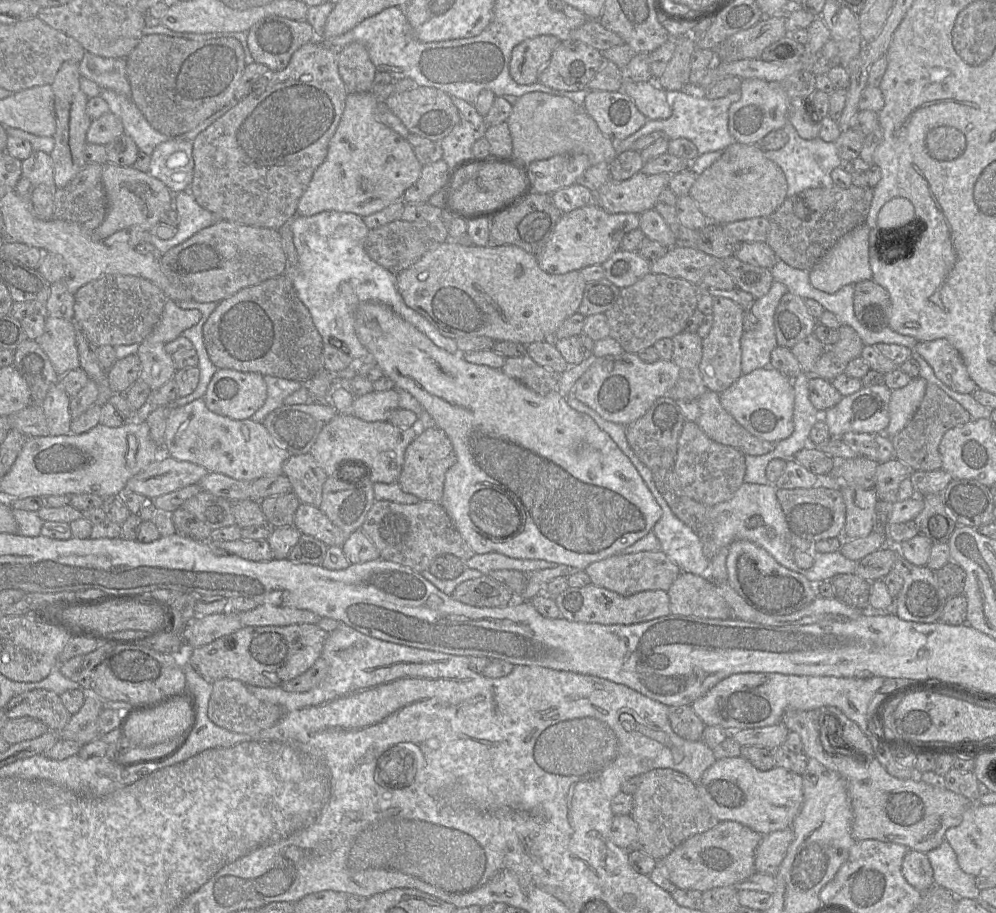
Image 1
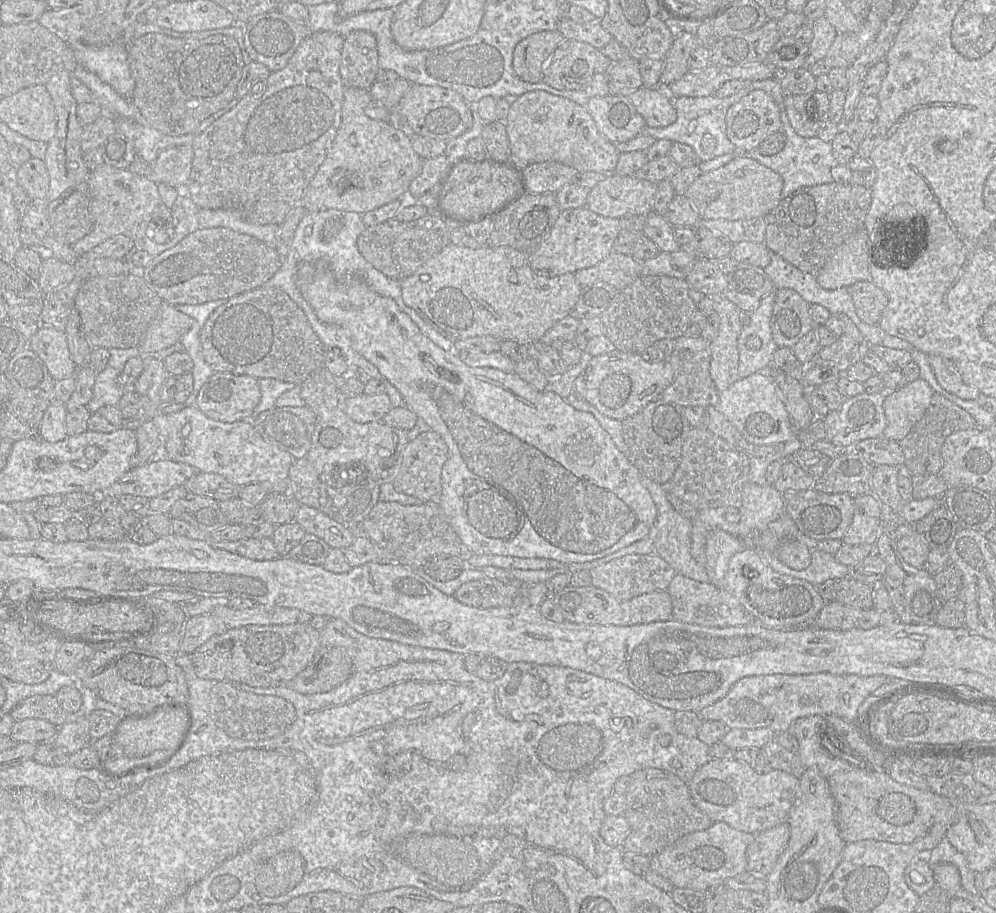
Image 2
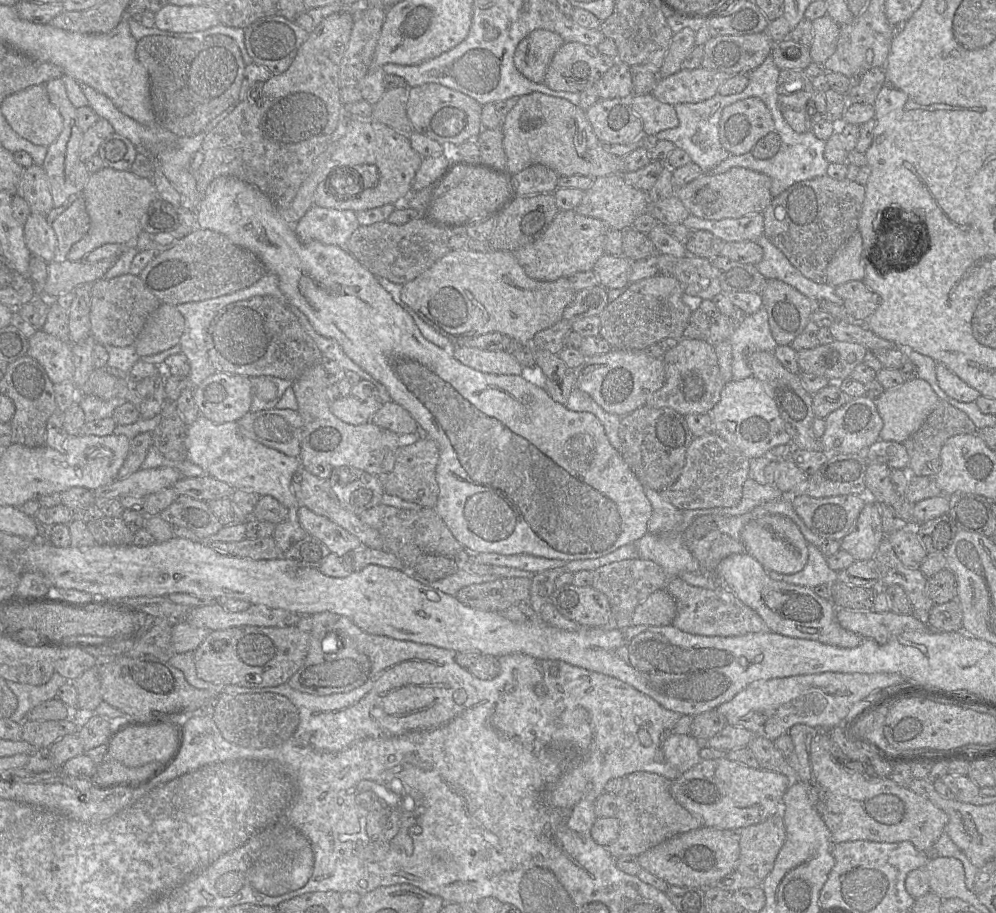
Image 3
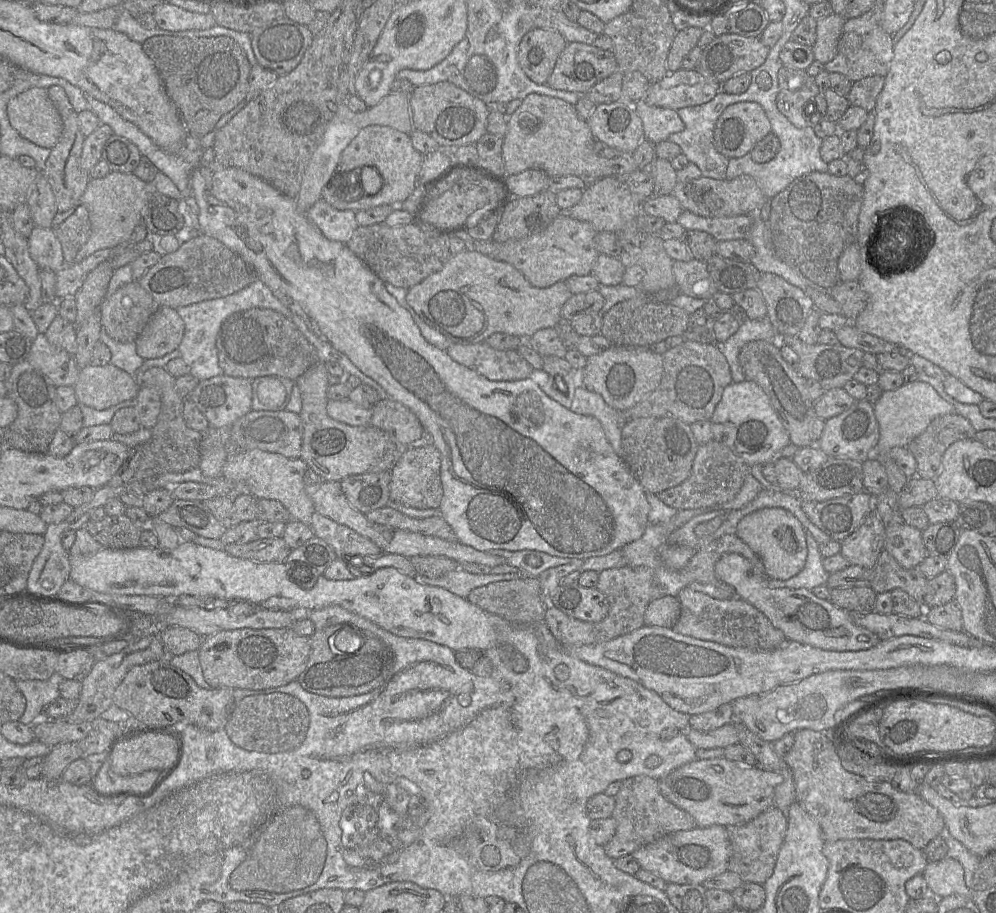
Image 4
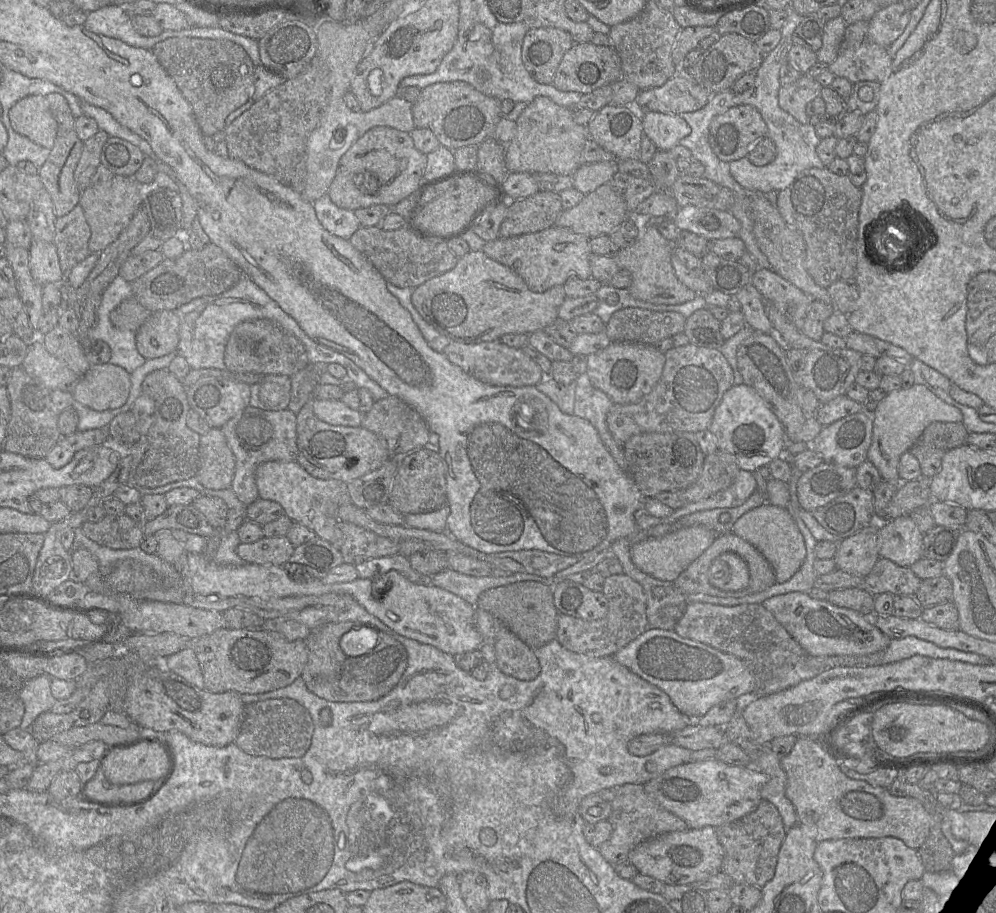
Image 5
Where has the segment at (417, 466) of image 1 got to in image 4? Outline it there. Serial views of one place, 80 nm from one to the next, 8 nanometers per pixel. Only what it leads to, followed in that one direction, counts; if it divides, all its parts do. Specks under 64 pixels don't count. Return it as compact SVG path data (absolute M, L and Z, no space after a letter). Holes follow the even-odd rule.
M431 442L404 448L391 468L390 503L417 509L437 509L443 498L441 454Z

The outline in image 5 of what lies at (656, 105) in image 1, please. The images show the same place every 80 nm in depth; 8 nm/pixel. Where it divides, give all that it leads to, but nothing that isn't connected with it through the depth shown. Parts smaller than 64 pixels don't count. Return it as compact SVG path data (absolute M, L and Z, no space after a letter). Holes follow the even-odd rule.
M644 112L642 123L643 133L649 137L659 151L669 151L691 132L688 123L677 114Z

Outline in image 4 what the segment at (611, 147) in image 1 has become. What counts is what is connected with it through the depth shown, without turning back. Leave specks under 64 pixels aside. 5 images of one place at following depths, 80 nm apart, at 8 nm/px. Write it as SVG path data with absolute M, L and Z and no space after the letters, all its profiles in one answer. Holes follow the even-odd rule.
M531 93L527 95L515 112L507 117L507 129L503 137L502 158L506 175L518 174L527 169L539 169L549 177L574 175L581 177L587 185L606 176L619 176L638 169L631 155L615 158L599 156L595 150L594 138L587 121L576 112L575 106L556 97Z

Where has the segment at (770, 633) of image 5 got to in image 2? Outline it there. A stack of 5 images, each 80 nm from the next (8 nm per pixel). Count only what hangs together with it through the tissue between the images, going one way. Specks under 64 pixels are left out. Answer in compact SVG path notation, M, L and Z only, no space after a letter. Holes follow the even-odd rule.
M676 573L667 591L673 603L672 619L677 621L718 628L745 626L756 623L753 615L729 591L719 589L711 582L698 582Z

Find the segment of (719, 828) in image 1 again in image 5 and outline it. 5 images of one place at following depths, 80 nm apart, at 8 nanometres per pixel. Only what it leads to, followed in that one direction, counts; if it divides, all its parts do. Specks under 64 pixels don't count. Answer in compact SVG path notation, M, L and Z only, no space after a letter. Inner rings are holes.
M706 826L655 836L636 846L627 859L640 874L653 877L665 885L687 885L707 879L721 871L723 848L716 830Z

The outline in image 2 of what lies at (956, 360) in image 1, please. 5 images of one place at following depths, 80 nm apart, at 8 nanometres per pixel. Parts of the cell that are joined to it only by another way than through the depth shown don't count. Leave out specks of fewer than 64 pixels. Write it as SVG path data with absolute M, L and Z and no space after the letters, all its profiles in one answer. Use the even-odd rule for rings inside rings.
M927 355L936 380L940 386L955 396L964 400L976 400L980 392L966 385L955 364L946 358L937 355Z

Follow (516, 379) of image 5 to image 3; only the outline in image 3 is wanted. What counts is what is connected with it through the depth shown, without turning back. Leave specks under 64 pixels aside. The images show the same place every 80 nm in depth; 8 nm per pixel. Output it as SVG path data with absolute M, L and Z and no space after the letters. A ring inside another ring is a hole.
M454 346L454 358L475 370L497 375L521 375L523 366L508 351L485 351Z

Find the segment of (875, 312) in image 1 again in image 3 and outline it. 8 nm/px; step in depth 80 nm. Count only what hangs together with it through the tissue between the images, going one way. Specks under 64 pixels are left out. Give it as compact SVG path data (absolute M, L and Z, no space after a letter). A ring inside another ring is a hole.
M849 281L835 287L836 294L843 300L843 306L854 321L863 322L880 305L880 296L869 289L863 281Z

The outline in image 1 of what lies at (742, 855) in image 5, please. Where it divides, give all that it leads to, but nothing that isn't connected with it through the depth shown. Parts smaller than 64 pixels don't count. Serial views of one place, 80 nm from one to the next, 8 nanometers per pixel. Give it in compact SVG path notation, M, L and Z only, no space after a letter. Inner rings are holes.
M791 827L763 835L755 853L755 872L775 876L793 840Z

